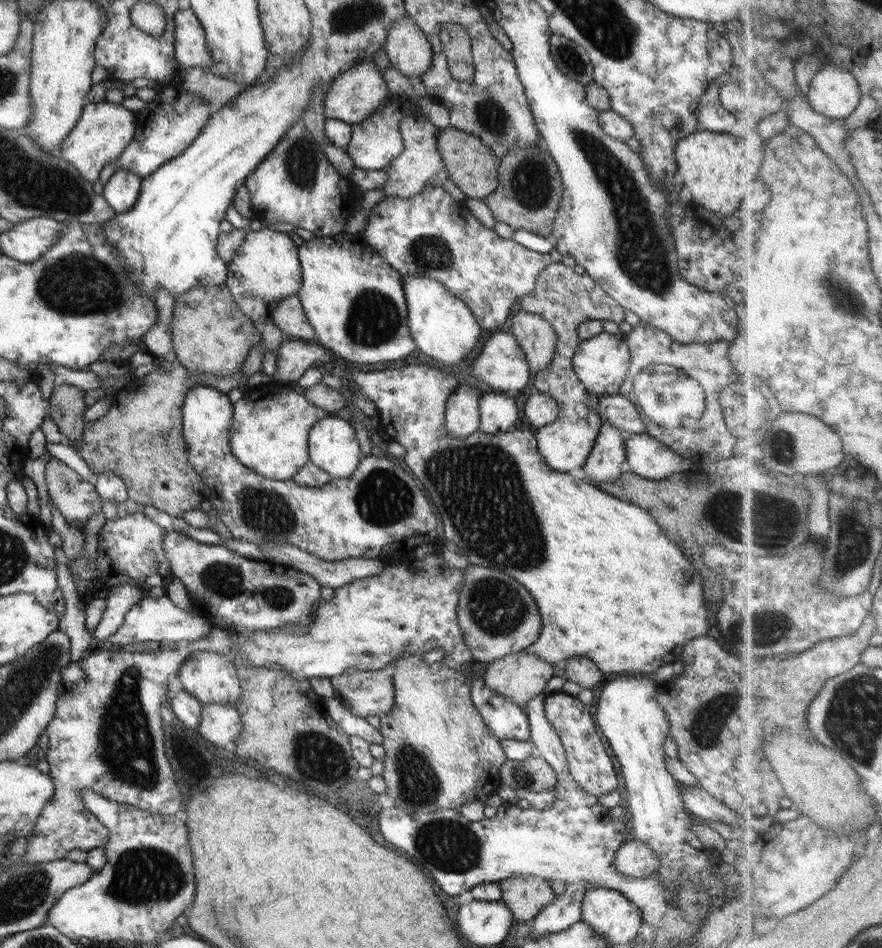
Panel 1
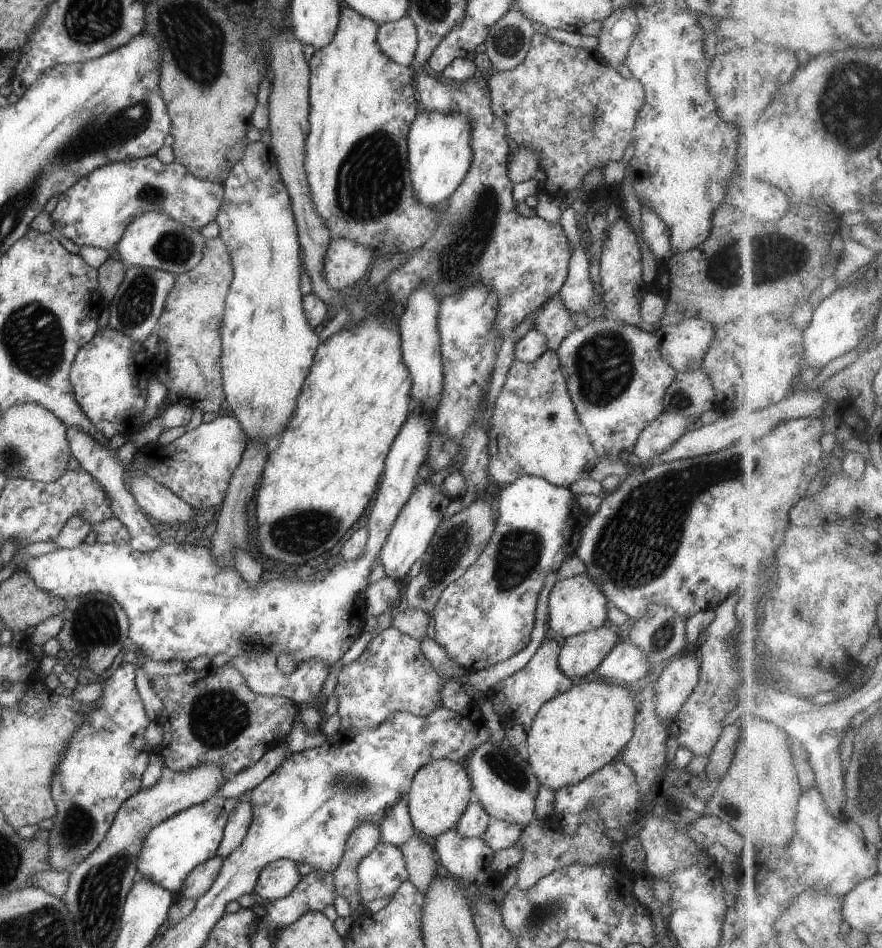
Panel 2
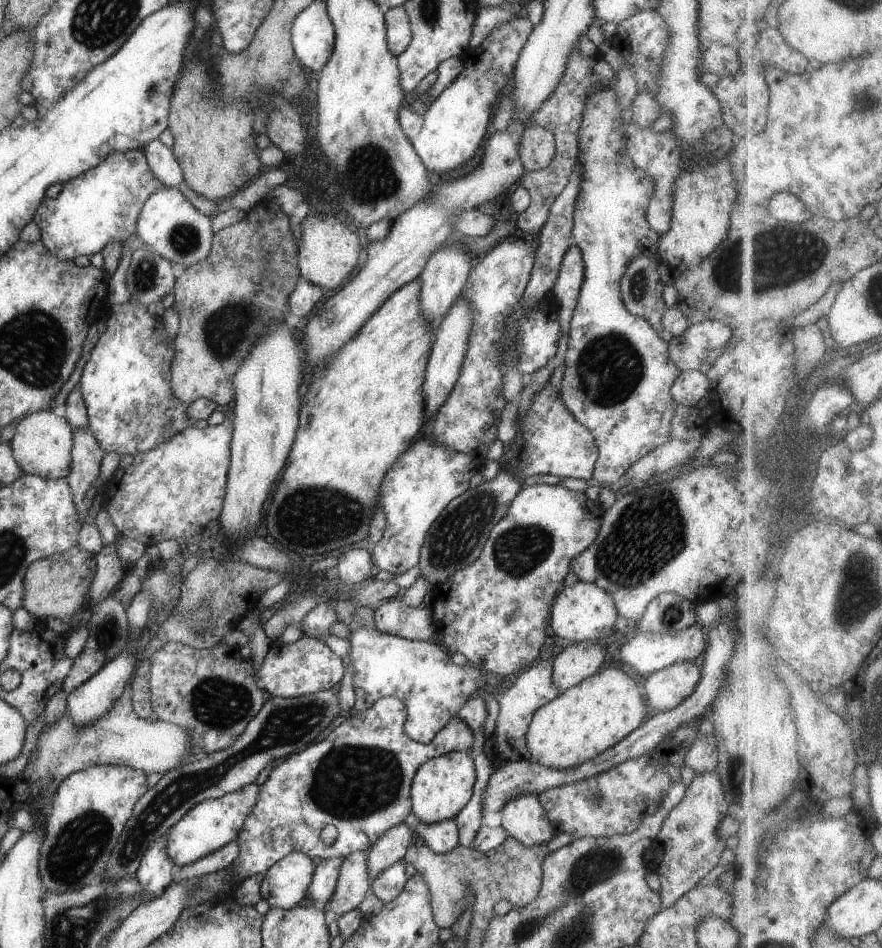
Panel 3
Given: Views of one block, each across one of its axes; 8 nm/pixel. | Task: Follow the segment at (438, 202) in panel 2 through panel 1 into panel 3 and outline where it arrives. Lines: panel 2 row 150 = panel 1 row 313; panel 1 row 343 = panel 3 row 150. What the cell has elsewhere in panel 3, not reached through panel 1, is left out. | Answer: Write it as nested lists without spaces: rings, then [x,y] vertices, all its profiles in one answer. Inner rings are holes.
[[[525,13],[501,23],[479,47],[468,47],[461,54],[464,70],[454,82],[446,86],[436,100],[423,107],[417,105],[416,109],[402,106],[398,110],[398,124],[407,134],[428,173],[444,176],[474,158],[474,154],[482,146],[486,132],[489,132],[488,122],[496,98],[503,94],[500,92],[510,82],[516,61],[532,30],[534,27]]]

